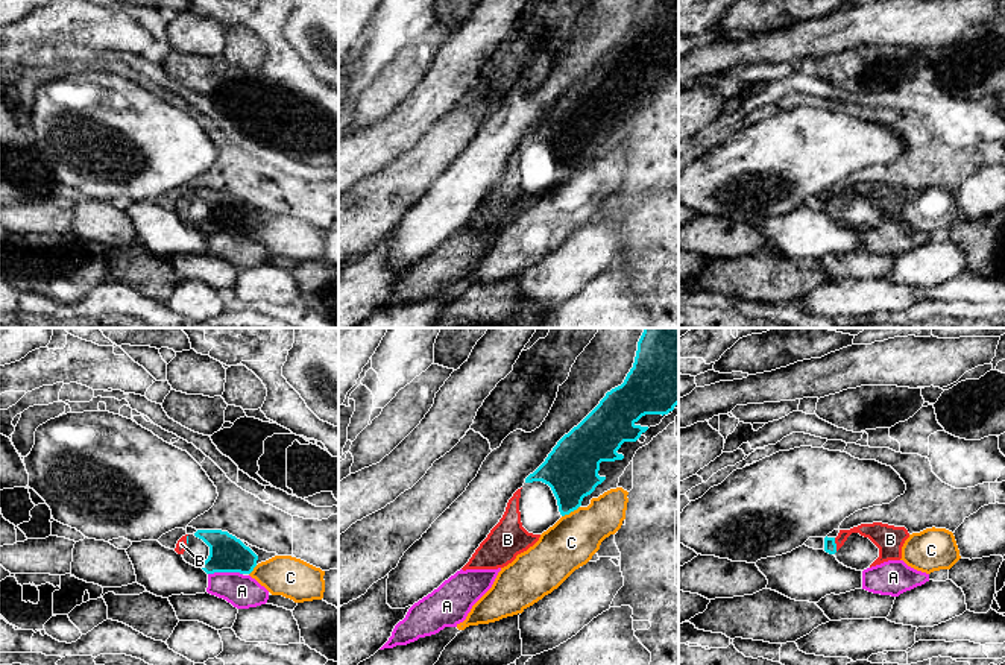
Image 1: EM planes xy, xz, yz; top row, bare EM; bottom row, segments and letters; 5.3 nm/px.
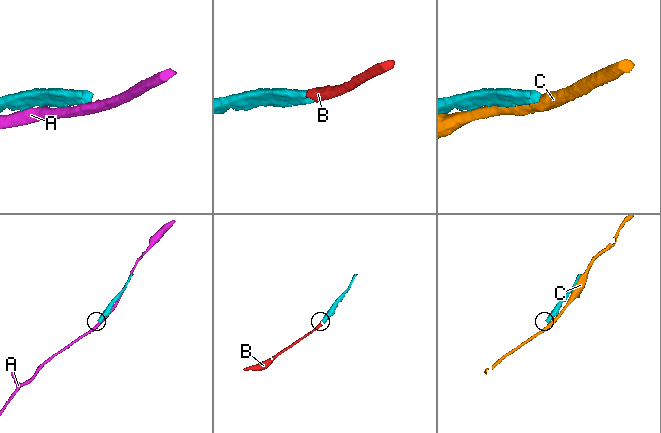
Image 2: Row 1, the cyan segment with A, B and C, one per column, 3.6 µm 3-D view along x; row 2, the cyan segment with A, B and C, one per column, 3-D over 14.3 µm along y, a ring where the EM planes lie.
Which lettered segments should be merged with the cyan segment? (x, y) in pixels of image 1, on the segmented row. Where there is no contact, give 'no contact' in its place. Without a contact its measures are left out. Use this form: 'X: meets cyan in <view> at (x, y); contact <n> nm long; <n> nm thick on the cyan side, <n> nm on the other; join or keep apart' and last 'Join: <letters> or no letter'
A: meets cyan in xy at (225, 571); contact 180 nm long; 190 nm thick on the cyan side, 180 nm on the other; keep apart
B: meets cyan in yz at (835, 544); contact 70 nm long; 60 nm thick on the cyan side, 120 nm on the other; join
C: meets cyan in xz at (570, 512); contact 110 nm long; 280 nm thick on the cyan side, 260 nm on the other; keep apart
Join: B

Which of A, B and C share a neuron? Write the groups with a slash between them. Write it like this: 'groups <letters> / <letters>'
groups A / B / C

